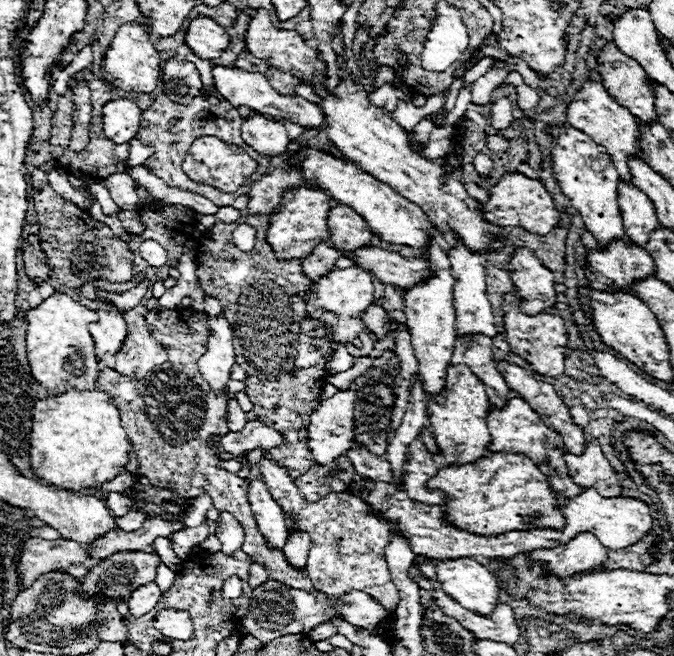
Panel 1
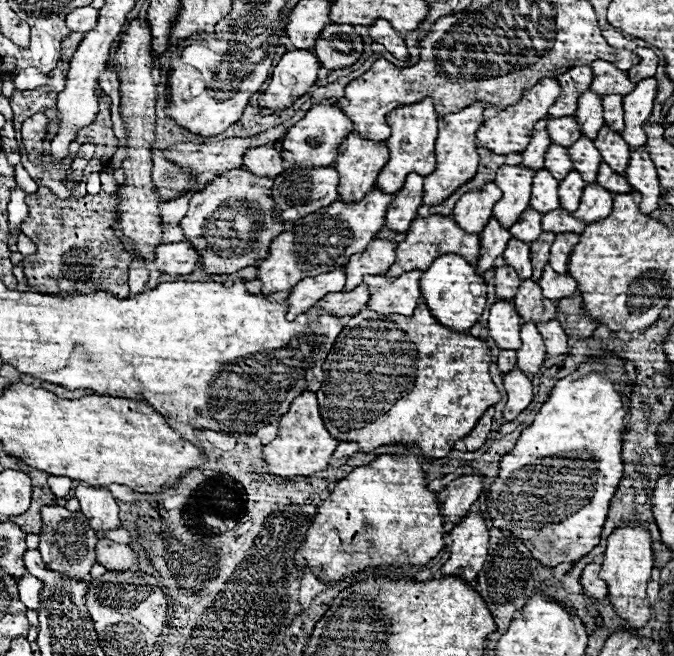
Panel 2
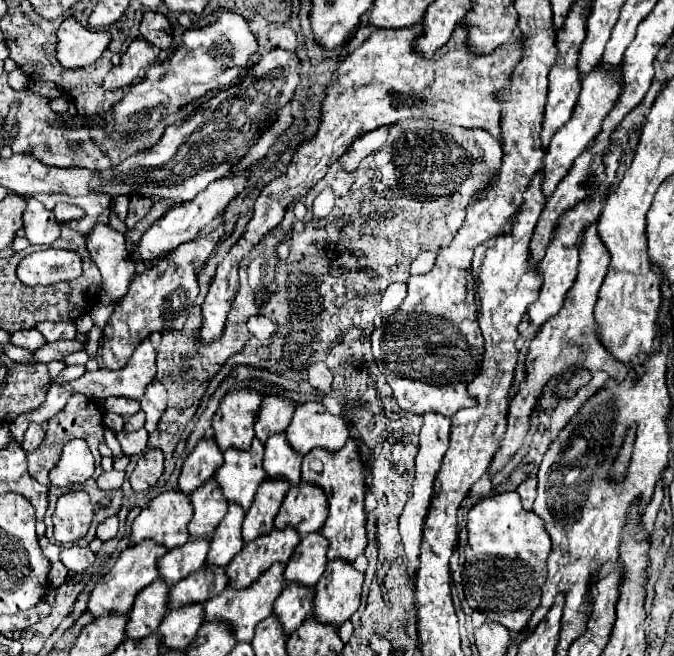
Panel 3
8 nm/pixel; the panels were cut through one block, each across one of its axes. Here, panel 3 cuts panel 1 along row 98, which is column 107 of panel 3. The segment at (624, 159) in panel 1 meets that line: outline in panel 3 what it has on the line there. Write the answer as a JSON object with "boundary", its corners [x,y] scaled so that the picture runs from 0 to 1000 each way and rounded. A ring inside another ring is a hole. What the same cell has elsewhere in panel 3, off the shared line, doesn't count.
{"boundary":[[[211,823],[208,829],[190,832],[178,845],[178,851],[172,854],[169,866],[148,887],[142,887],[142,893],[139,893],[139,899],[134,902],[134,912],[131,912],[131,933],[139,942],[148,942],[154,936],[190,939],[190,933],[196,930],[202,905],[231,884],[231,878],[234,878],[231,875],[231,854],[243,845],[246,845],[246,835],[231,829],[228,823]]]}

